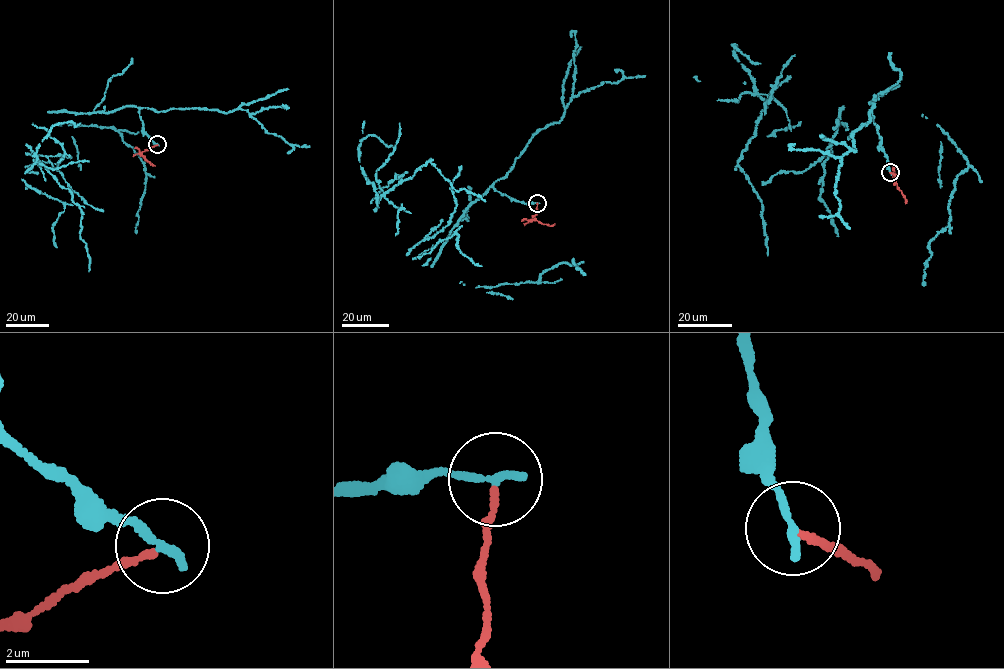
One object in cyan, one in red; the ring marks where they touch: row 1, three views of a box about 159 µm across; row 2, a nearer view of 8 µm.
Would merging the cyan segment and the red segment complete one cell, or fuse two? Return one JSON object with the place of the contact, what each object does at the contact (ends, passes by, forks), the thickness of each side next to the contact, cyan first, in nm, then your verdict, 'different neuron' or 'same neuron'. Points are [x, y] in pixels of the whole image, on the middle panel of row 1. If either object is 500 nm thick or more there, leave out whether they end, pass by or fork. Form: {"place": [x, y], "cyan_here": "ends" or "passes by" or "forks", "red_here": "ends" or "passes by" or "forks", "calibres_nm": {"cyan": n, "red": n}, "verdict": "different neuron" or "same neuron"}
{"place": [537, 203], "cyan_here": "ends", "red_here": "ends", "calibres_nm": {"cyan": 240, "red": 150}, "verdict": "different neuron"}

